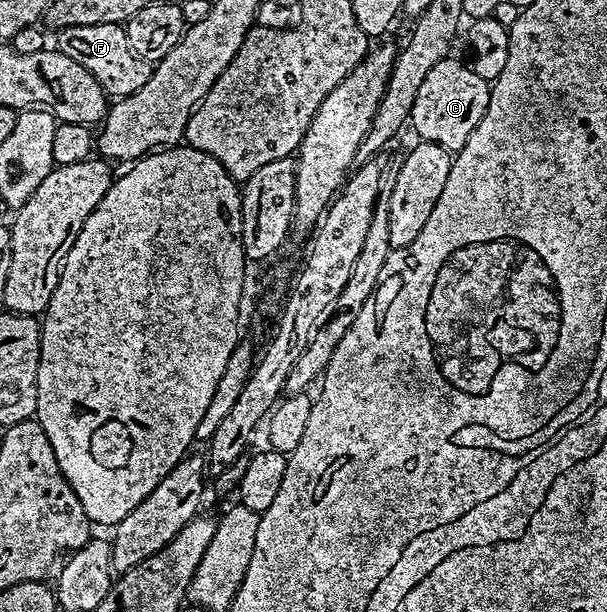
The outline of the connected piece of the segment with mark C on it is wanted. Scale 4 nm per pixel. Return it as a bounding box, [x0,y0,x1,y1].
[409,58,490,154]

